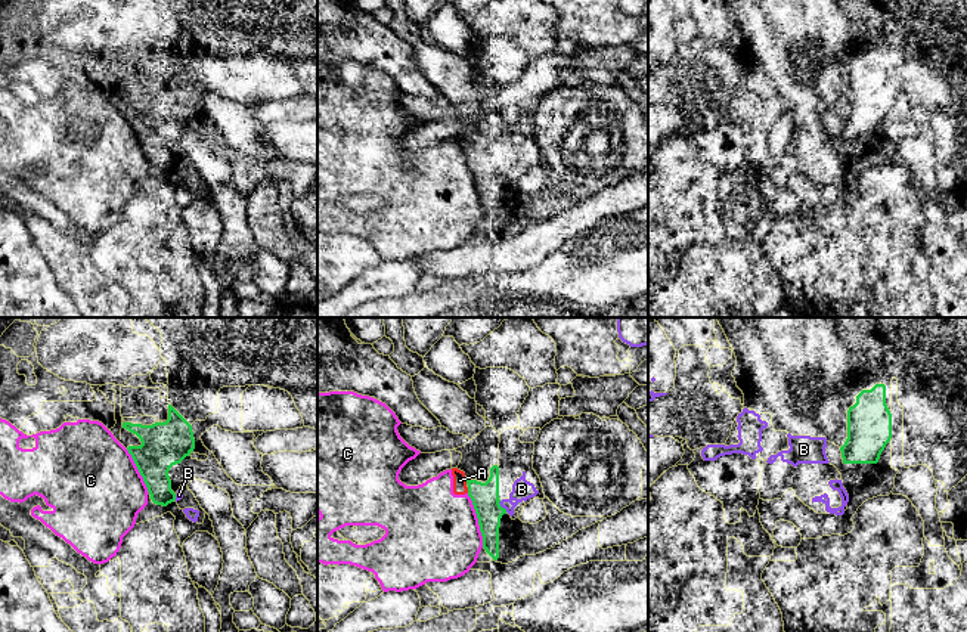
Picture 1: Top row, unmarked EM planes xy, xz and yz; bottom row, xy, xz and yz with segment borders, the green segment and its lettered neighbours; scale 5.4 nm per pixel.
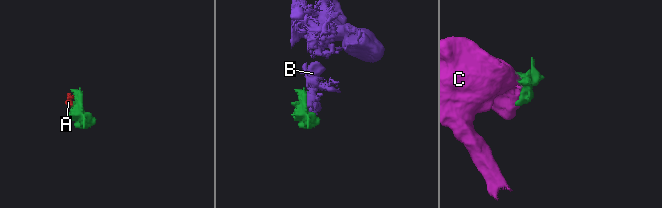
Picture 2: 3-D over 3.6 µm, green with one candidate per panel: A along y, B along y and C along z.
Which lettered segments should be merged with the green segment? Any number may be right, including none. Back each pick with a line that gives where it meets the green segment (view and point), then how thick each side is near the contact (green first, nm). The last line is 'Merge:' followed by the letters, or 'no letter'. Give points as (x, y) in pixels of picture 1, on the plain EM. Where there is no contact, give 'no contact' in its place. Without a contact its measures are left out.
B: meets green in xz at (501, 176); 150 nm thick on the green side, 110 nm on the other
Merge: B

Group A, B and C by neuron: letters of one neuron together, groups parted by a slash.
A C / B

